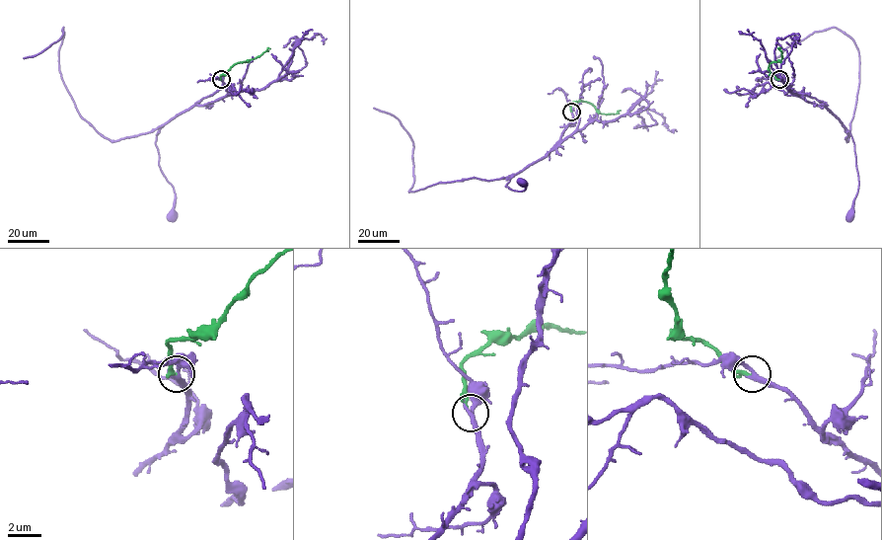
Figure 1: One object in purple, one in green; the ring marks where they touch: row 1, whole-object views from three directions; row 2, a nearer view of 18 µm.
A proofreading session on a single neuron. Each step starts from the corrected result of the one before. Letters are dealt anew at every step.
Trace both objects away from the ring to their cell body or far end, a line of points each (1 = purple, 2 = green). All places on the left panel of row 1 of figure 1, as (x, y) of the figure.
1: (221, 79), (222, 85), (213, 94), (168, 120), (156, 137), (159, 166), (175, 193), (172, 214)
2: (221, 79), (220, 75), (233, 65), (259, 56), (267, 47)

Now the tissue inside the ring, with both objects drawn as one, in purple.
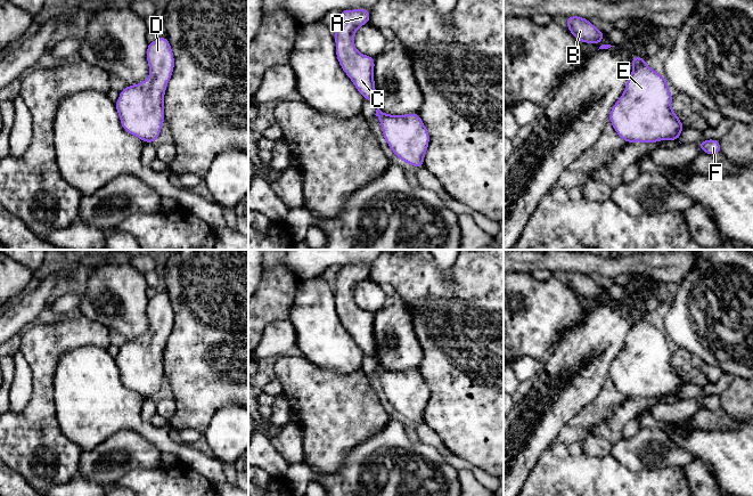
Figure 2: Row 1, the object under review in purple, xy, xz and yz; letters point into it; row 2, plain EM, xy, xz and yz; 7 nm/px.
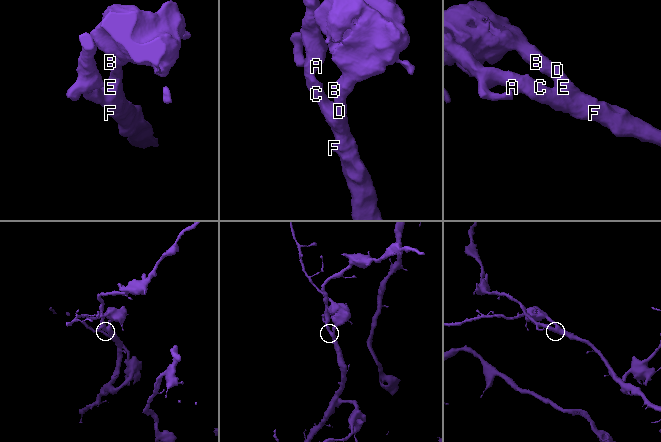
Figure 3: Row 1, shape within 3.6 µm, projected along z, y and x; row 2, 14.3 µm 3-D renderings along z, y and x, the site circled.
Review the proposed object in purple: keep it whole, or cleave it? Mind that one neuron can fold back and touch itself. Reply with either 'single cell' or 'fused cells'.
single cell

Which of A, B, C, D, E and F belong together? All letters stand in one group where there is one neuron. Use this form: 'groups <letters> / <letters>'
groups A B C D E F

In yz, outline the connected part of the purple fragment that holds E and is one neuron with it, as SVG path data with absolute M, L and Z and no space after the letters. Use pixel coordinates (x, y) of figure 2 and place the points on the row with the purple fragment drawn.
M633 56L631 63L633 68L624 92L609 113L615 132L625 143L679 141L686 127L671 108L673 96L668 81L641 57Z

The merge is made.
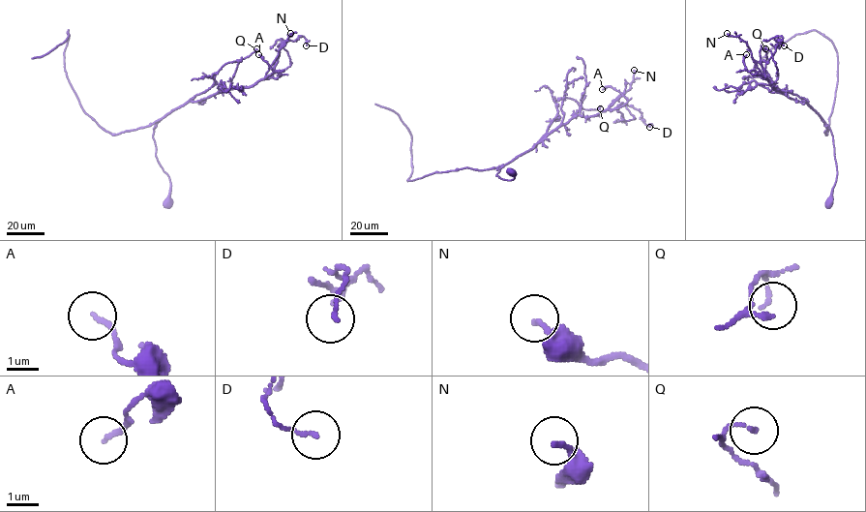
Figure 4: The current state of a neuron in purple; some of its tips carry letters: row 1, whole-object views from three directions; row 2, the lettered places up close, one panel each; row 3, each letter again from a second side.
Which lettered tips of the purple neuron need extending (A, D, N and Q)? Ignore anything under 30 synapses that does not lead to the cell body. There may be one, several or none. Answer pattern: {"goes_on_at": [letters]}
{"goes_on_at": []}

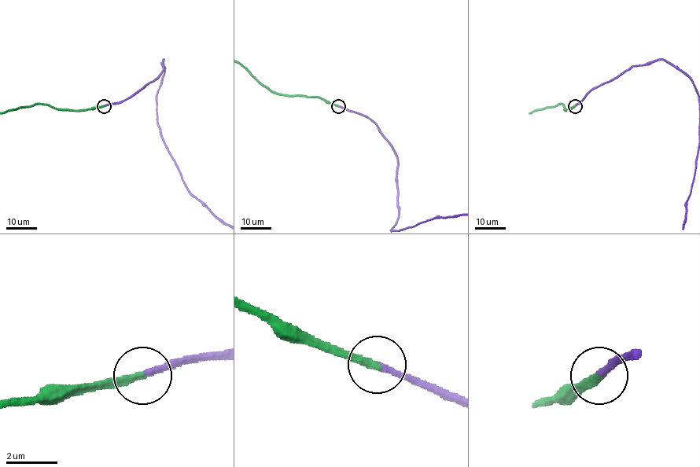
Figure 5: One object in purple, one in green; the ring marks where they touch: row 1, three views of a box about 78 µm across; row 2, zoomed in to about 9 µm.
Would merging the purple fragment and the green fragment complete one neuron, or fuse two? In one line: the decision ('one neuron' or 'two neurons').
one neuron

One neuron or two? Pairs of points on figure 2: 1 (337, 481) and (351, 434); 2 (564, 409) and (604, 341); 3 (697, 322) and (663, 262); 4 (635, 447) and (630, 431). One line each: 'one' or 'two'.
1: two
2: one
3: two
4: two

